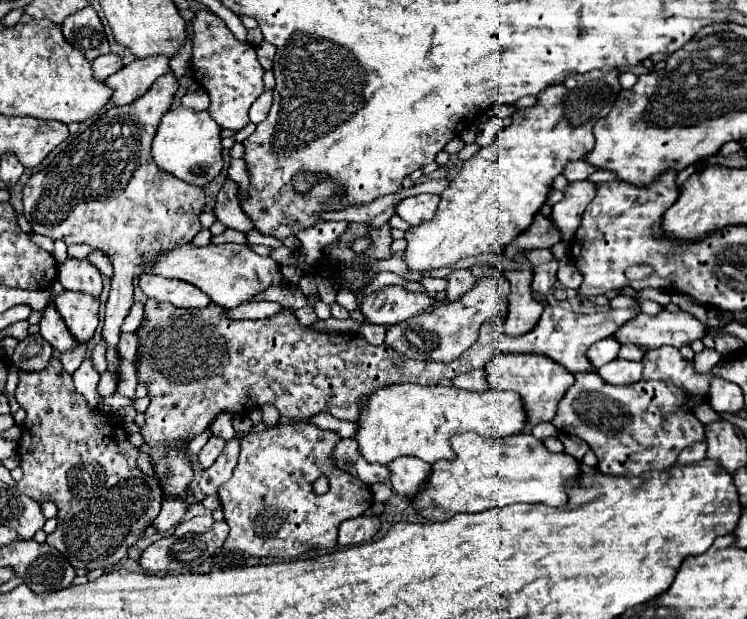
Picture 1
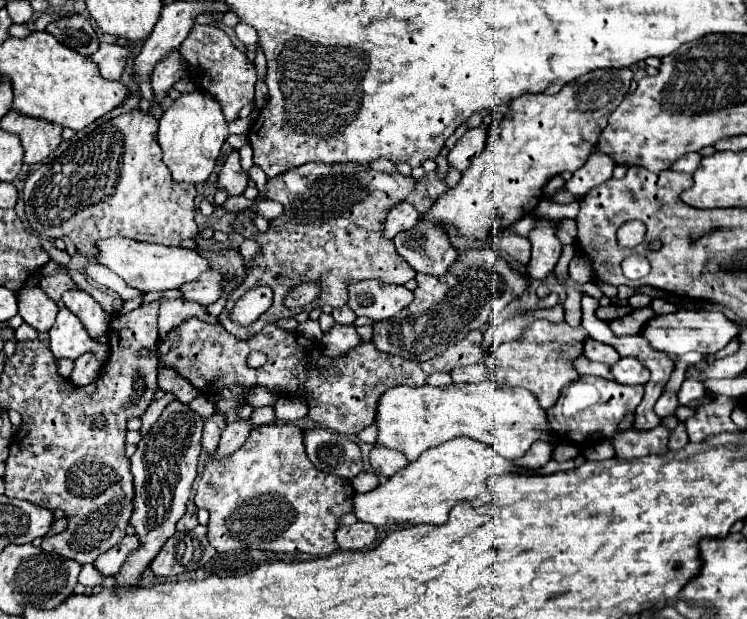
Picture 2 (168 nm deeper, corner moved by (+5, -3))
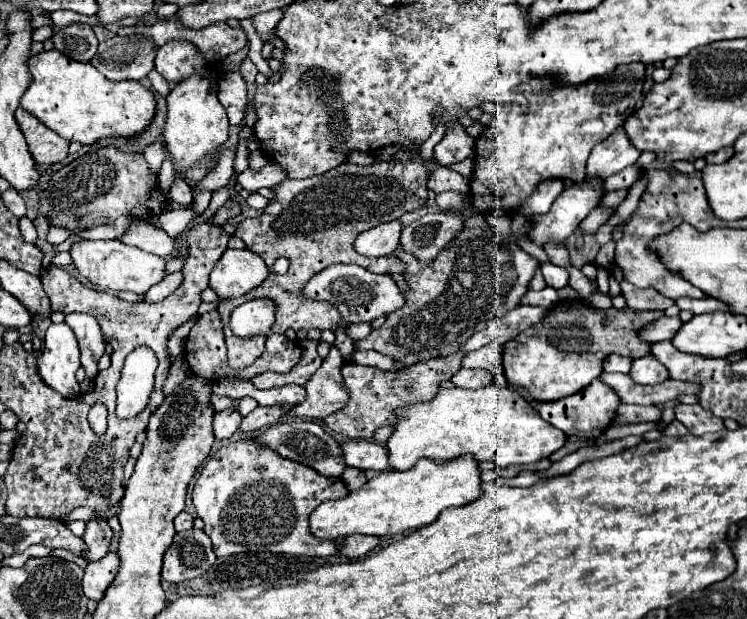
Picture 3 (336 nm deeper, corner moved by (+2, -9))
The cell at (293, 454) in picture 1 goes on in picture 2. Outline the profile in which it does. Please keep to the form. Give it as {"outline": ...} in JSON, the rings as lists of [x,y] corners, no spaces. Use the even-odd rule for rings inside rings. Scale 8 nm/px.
{"outline":[[[270,423],[256,425],[246,439],[246,443],[224,459],[214,459],[214,455],[204,465],[194,503],[210,513],[208,519],[208,541],[216,551],[232,549],[262,549],[274,553],[310,553],[310,555],[330,555],[338,549],[334,533],[338,529],[338,519],[350,513],[354,499],[354,487],[350,481],[318,471],[306,457],[302,431],[290,423]]]}

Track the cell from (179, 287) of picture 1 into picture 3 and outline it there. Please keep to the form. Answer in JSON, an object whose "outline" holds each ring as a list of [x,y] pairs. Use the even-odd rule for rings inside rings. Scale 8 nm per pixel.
{"outline":[[[227,249],[213,267],[209,287],[219,299],[233,299],[249,293],[267,277],[267,267],[261,257],[249,249]]]}

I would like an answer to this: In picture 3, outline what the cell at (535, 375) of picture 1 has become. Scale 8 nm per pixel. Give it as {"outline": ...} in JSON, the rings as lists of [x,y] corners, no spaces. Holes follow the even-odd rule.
{"outline":[[[559,301],[547,315],[551,319],[543,319],[541,325],[505,343],[503,367],[507,383],[509,387],[525,389],[539,403],[573,395],[599,377],[603,371],[601,363],[607,355],[619,353],[631,359],[645,357],[649,353],[649,343],[641,341],[637,331],[661,315],[663,311],[635,311],[629,307],[595,311],[583,301]]]}

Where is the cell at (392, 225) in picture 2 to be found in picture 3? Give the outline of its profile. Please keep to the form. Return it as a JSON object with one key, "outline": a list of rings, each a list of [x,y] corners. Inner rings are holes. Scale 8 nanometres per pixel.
{"outline":[[[389,221],[389,223],[381,223],[365,233],[361,233],[355,239],[355,251],[367,257],[383,257],[383,255],[391,255],[397,245],[399,245],[399,237],[401,237],[403,225],[401,221]]]}

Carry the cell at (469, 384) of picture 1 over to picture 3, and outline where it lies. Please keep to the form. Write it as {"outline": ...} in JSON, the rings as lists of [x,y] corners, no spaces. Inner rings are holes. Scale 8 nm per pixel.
{"outline":[[[459,369],[453,377],[451,377],[453,385],[457,387],[465,387],[465,389],[479,389],[483,385],[491,383],[491,373],[483,371],[483,369]]]}

